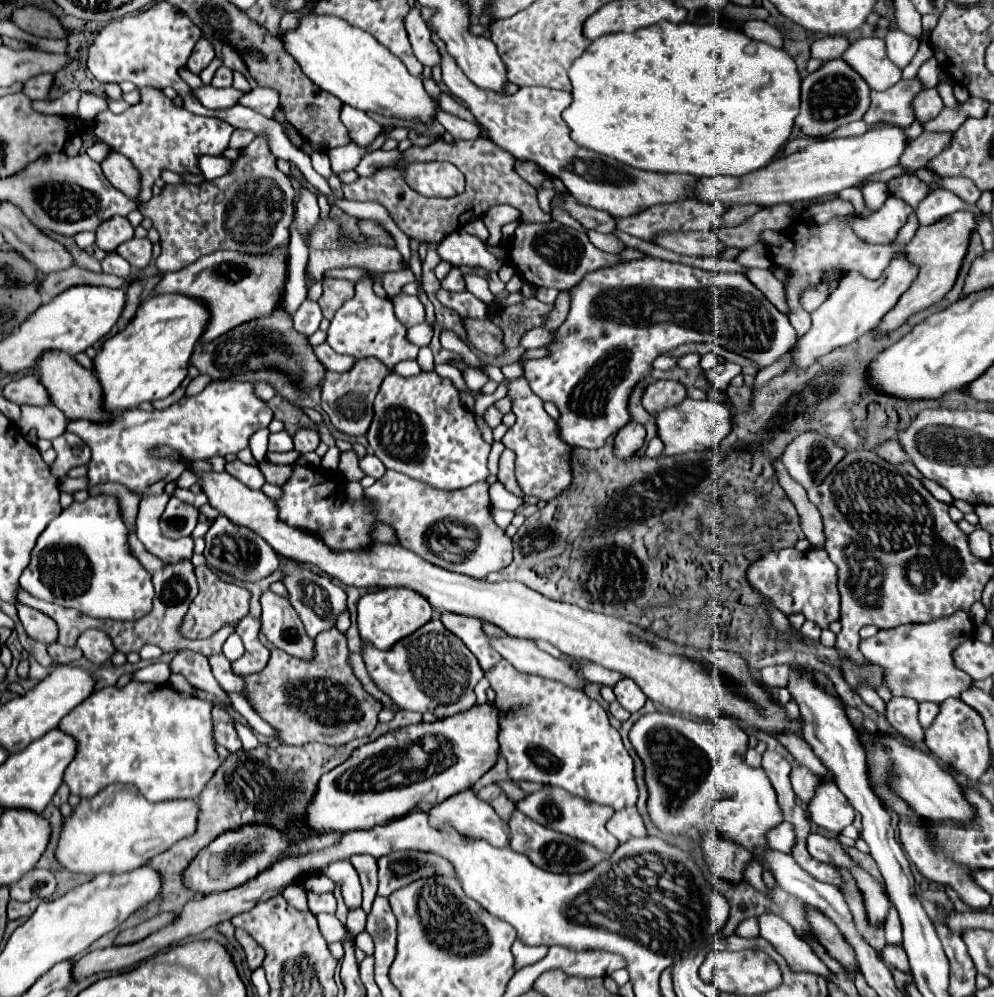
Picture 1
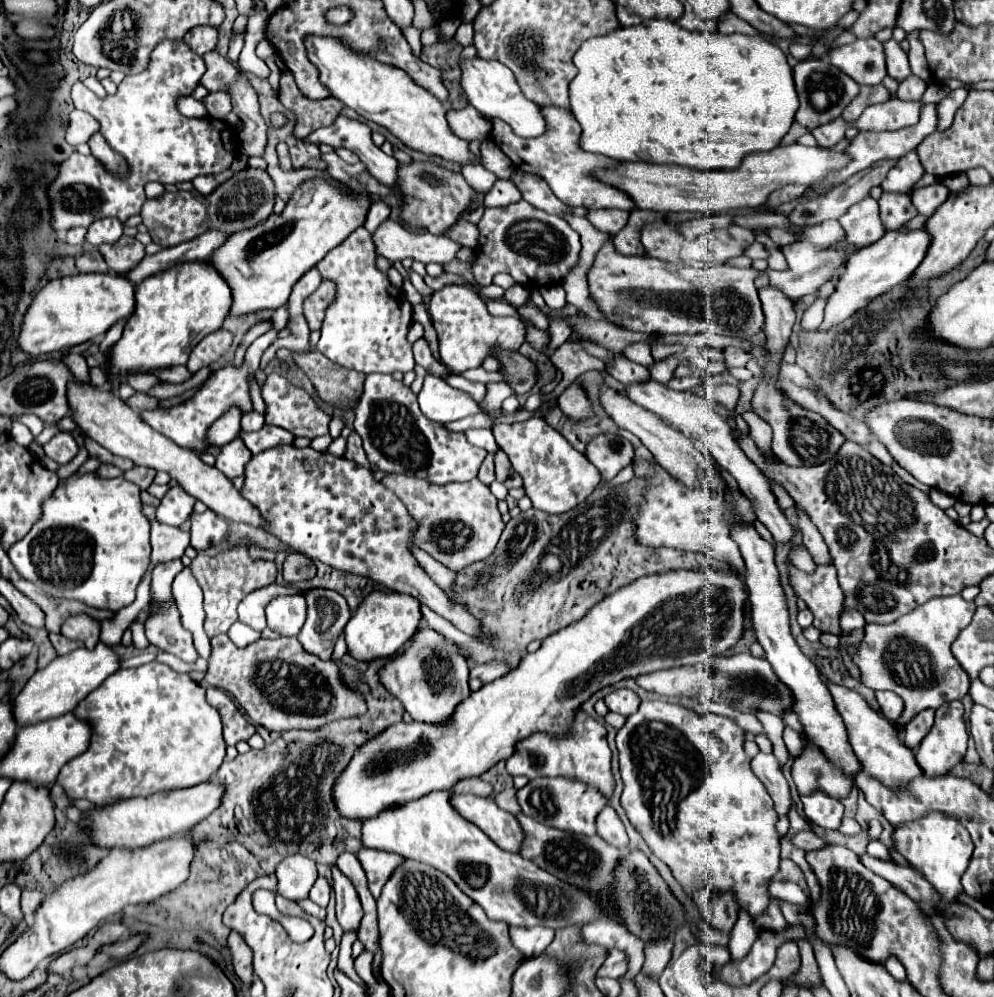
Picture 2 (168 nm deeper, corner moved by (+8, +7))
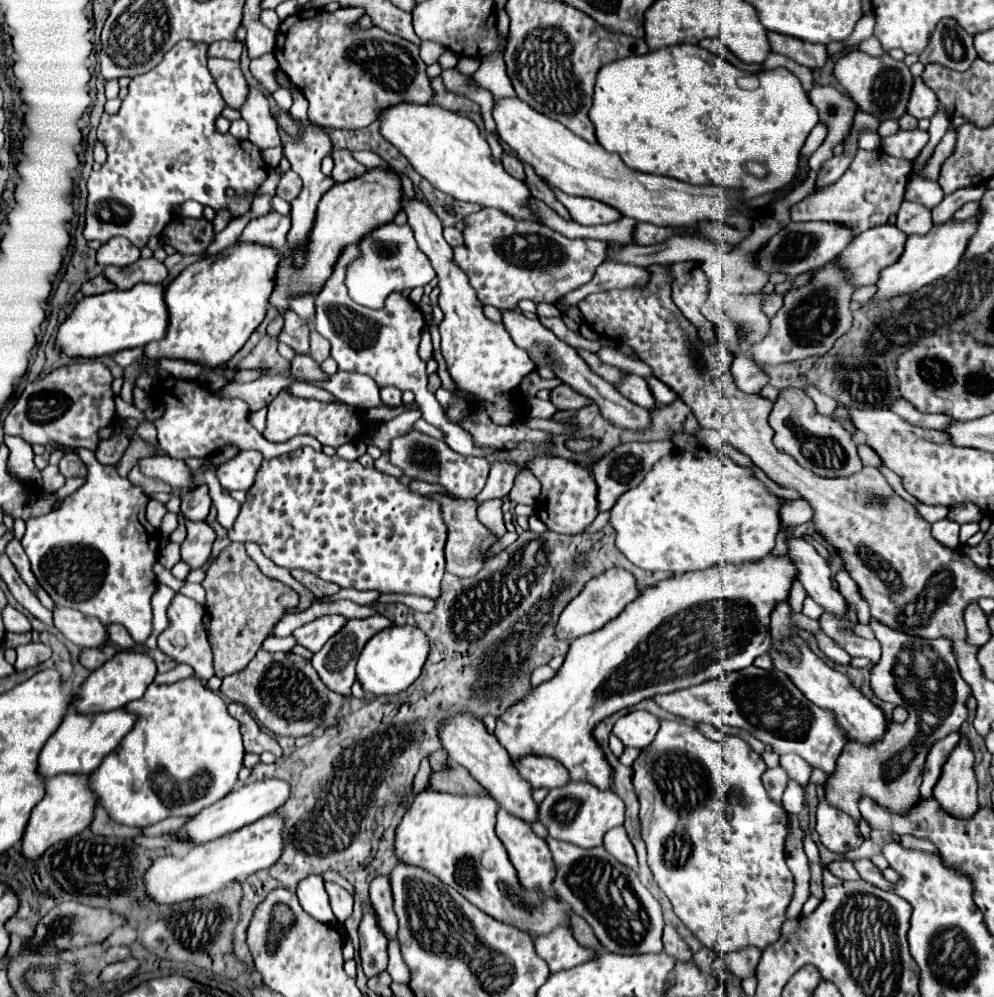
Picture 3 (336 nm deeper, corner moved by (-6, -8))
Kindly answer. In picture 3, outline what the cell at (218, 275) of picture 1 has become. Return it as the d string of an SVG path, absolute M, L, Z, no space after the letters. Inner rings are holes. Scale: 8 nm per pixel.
M372 168L354 180L334 184L318 204L316 228L312 228L312 244L308 244L308 268L292 268L284 254L270 304L278 312L286 312L288 300L296 296L296 292L304 292L304 288L316 288L316 292L320 292L322 284L332 274L332 264L336 262L336 256L340 256L340 248L344 248L344 244L356 244L364 232L372 232L372 228L382 222L392 222L402 206L402 198L402 178L390 168Z

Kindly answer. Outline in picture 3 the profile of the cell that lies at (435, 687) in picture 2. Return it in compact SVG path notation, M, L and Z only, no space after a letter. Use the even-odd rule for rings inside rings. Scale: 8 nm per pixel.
M460 714L446 720L444 728L440 730L440 736L450 760L464 766L480 782L480 786L498 802L500 808L528 824L534 824L538 820L538 804L532 798L532 786L518 774L518 768L512 764L508 752L500 746L496 736L486 732L482 722L472 720L472 716L468 714Z

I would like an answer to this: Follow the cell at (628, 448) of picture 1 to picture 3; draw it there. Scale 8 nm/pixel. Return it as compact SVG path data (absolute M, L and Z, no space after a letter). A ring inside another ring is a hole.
M670 440L628 442L628 444L618 444L604 458L600 458L592 466L592 478L598 486L598 494L596 494L598 512L610 510L612 504L616 504L618 496L622 496L628 488L634 488L636 484L640 484L640 480L644 478L644 472L648 472L648 468L652 468L652 464L656 464L656 460L660 460L660 456L666 456L668 452L672 452L672 448L674 448L674 444Z

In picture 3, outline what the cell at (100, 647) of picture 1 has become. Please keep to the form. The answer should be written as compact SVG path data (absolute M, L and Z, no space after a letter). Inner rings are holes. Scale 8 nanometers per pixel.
M56 606L52 612L54 626L74 644L82 648L100 646L108 640L106 628L96 618L88 618L82 612L76 612L72 608L60 608Z

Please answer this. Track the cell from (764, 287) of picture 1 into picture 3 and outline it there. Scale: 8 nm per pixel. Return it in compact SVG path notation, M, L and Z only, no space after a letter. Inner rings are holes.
M782 390L768 418L774 428L776 448L790 454L800 466L816 472L824 478L840 478L852 476L862 470L862 462L856 452L856 444L852 436L832 418L816 412L816 406L808 394L802 390Z

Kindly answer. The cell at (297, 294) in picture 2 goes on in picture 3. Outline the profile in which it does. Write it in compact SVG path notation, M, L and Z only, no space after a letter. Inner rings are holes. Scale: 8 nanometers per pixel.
M286 312L284 320L286 322L284 322L282 332L278 334L278 342L288 344L298 354L308 354L308 344L310 344L308 332L310 332L310 328L304 328L304 324L300 324L300 320L294 312Z

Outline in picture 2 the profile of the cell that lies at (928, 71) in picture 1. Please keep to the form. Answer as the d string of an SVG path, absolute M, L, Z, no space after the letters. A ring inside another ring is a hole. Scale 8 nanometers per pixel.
M910 75L900 83L896 97L900 97L900 99L920 99L924 95L924 91L926 91L926 83L918 81L916 75Z

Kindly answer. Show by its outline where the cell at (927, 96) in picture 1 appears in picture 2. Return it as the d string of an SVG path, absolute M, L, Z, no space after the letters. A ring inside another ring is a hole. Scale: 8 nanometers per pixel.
M892 97L890 101L870 105L862 117L854 123L860 131L894 131L908 125L918 123L920 109L924 107L922 101L902 101L898 97Z

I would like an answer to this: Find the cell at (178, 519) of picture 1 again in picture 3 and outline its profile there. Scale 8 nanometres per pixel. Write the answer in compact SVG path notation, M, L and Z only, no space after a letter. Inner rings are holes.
M200 484L194 490L182 492L180 496L180 510L184 518L188 520L206 520L208 510L210 510L210 496L208 496L208 486Z

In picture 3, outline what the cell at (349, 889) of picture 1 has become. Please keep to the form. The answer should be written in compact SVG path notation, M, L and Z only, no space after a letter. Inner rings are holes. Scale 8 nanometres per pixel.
M364 912L358 934L360 934L360 958L366 978L382 974L388 966L388 940L380 936L380 928L376 928L376 918L372 914Z

